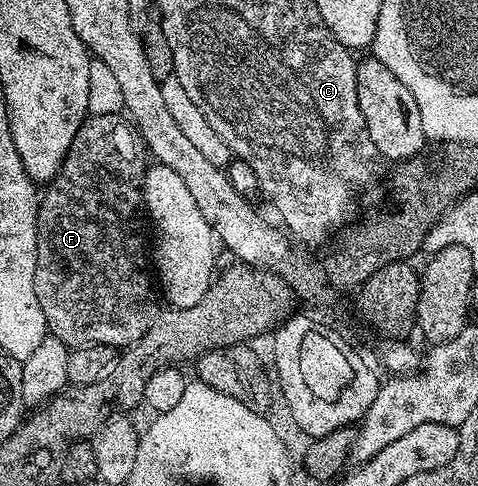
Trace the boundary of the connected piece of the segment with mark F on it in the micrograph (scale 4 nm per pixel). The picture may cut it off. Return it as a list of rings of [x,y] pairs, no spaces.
[[[86,115],[75,138],[71,138],[63,166],[55,178],[48,181],[46,188],[49,189],[46,192],[44,189],[40,197],[37,205],[35,298],[39,298],[39,310],[43,310],[46,329],[70,349],[82,348],[84,344],[102,344],[124,350],[147,334],[158,314],[151,256],[145,253],[145,236],[141,233],[143,205],[140,187],[146,167],[145,141],[124,115]]]

